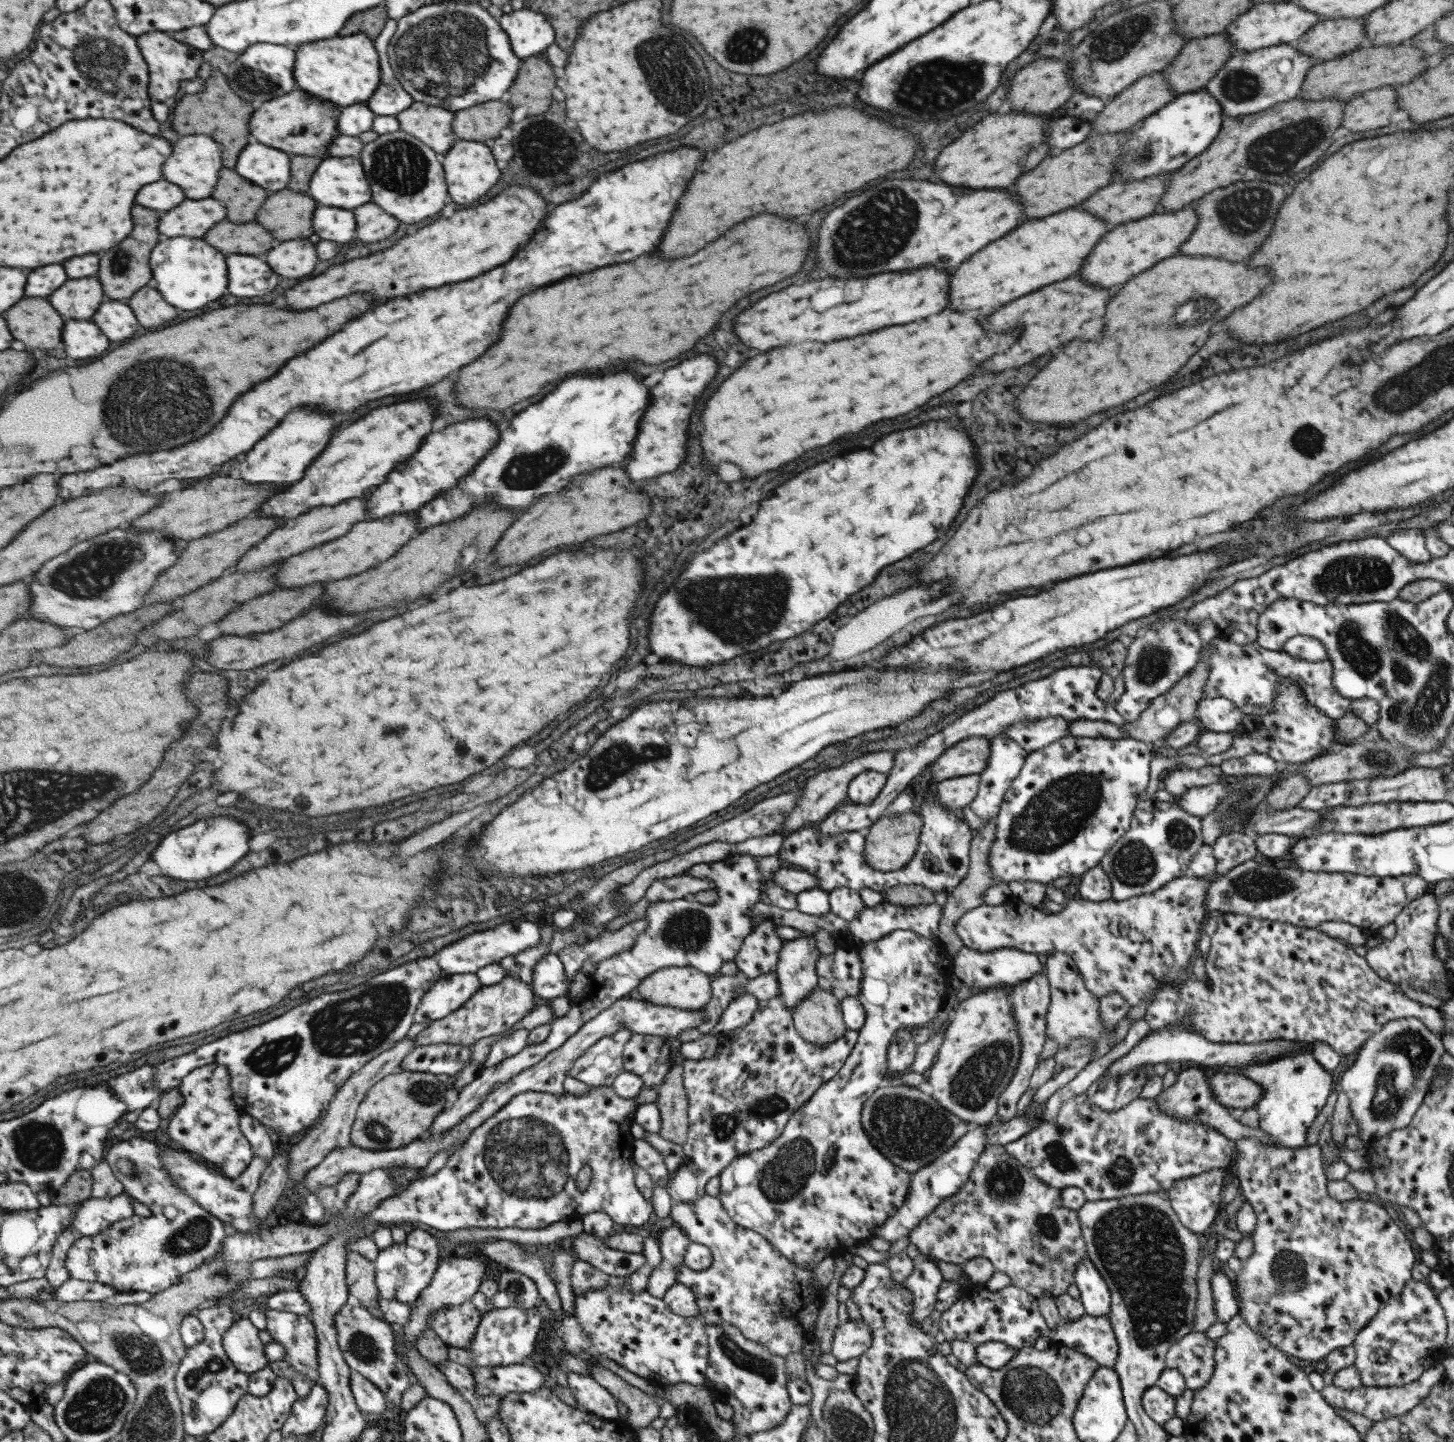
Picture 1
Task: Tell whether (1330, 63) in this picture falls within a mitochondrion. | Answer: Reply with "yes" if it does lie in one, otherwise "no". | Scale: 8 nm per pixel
no

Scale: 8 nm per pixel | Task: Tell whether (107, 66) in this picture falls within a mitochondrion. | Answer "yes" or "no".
yes

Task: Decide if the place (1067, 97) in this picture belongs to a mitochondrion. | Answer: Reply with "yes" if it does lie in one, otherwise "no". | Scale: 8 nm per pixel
no

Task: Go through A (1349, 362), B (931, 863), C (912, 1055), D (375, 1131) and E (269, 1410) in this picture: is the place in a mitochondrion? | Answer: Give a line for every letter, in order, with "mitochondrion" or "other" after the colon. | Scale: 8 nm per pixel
A: other
B: mitochondrion
C: other
D: mitochondrion
E: other

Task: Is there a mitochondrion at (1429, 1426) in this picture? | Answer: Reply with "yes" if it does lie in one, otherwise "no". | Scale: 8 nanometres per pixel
no

